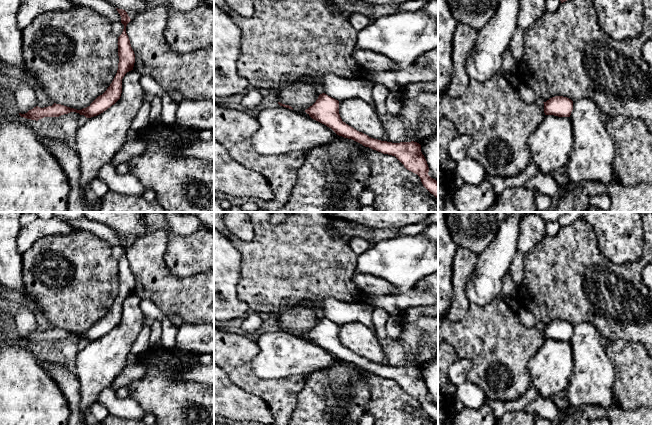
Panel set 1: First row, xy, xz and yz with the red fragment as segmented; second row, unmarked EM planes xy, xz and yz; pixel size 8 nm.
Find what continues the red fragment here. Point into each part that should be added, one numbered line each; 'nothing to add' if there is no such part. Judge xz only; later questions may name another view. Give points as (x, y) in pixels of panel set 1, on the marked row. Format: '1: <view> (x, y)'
nothing to add

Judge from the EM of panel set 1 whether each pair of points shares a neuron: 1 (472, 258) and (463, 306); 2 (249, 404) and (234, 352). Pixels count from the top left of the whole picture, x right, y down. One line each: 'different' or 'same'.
1: same
2: different

